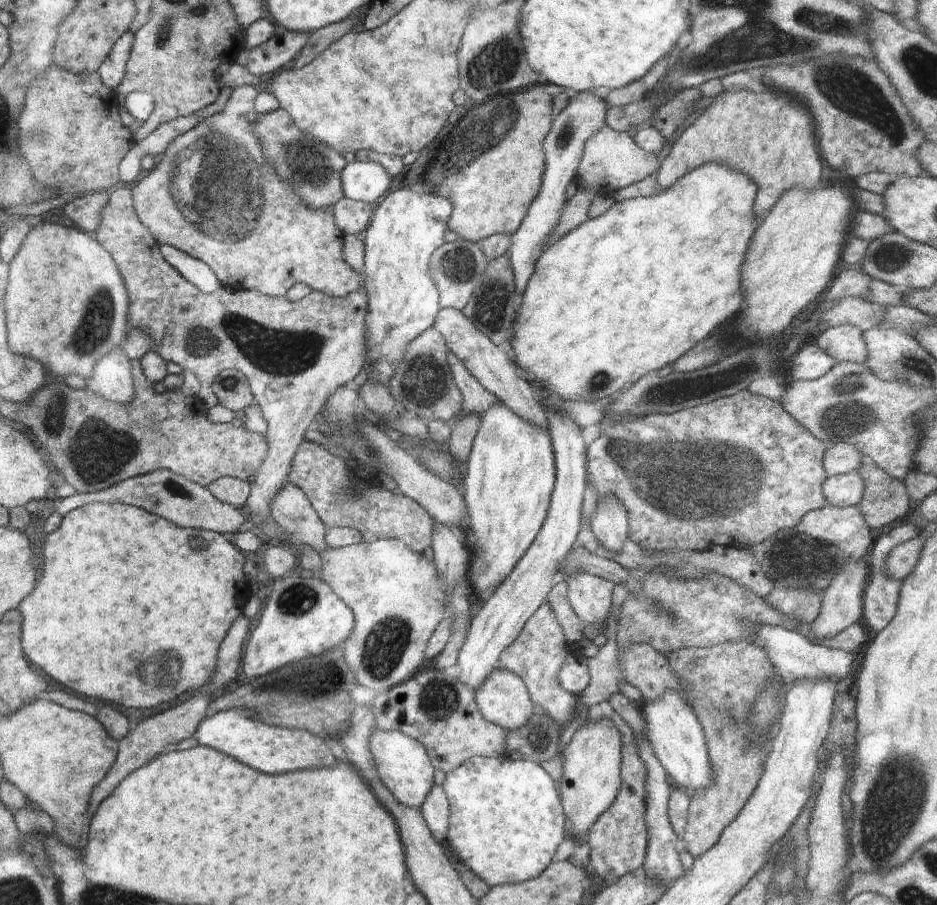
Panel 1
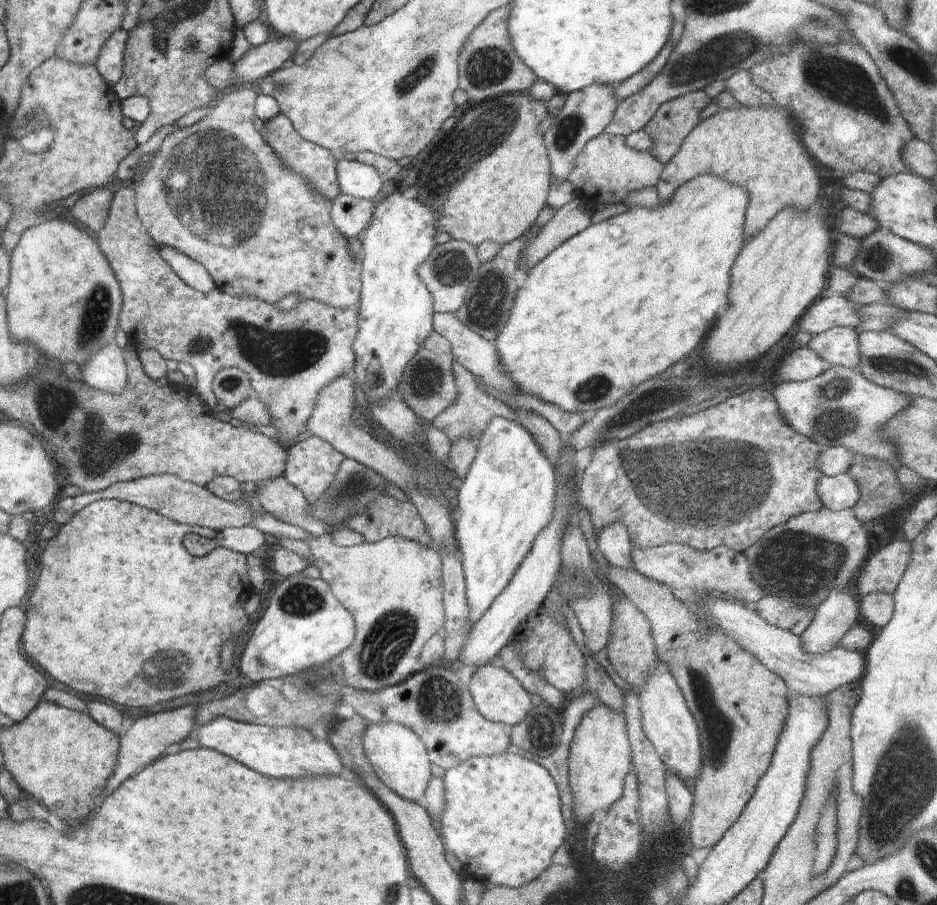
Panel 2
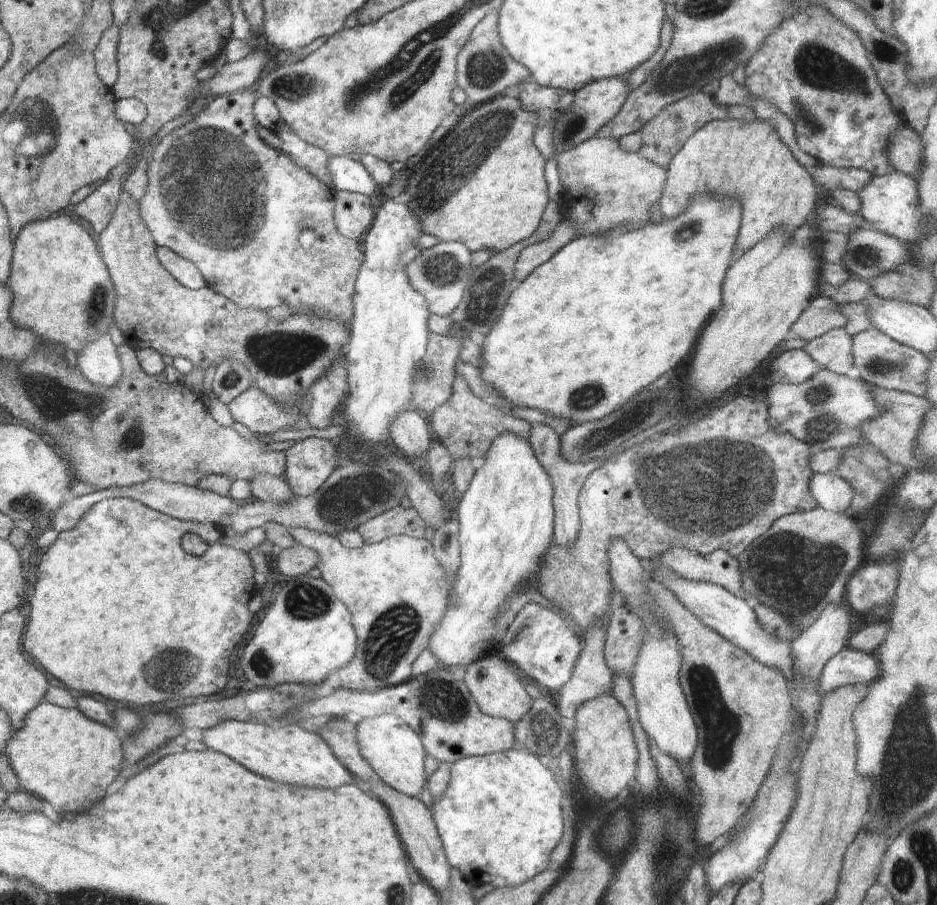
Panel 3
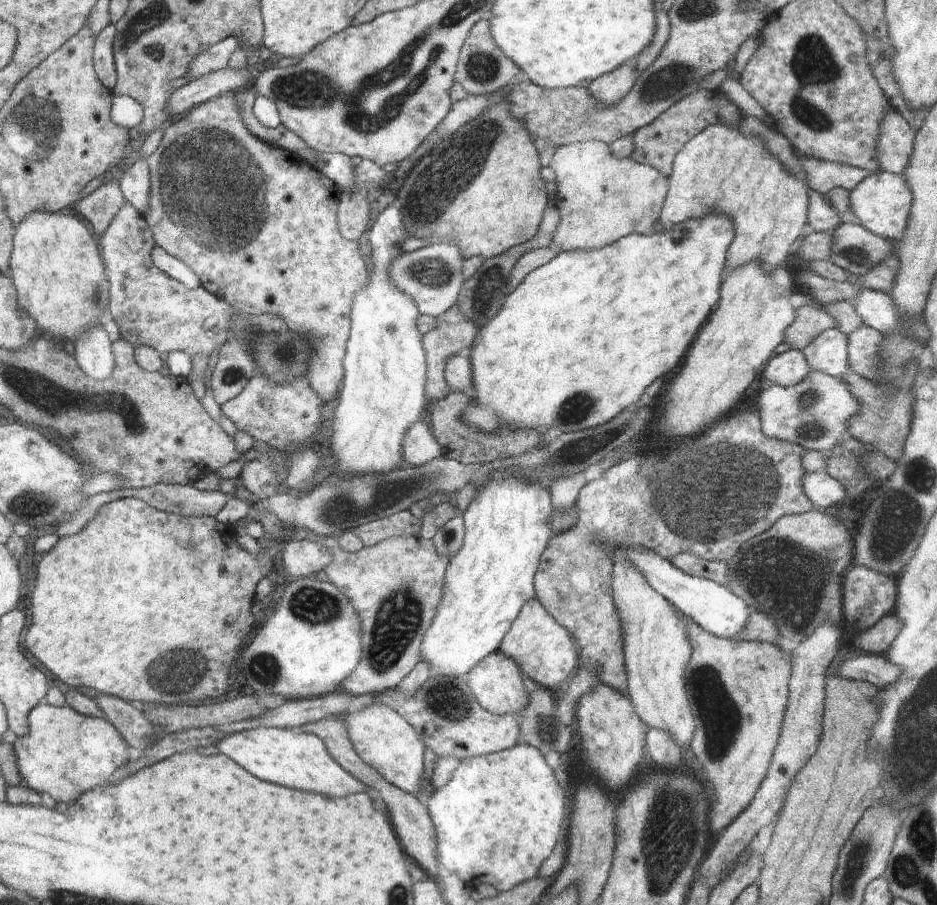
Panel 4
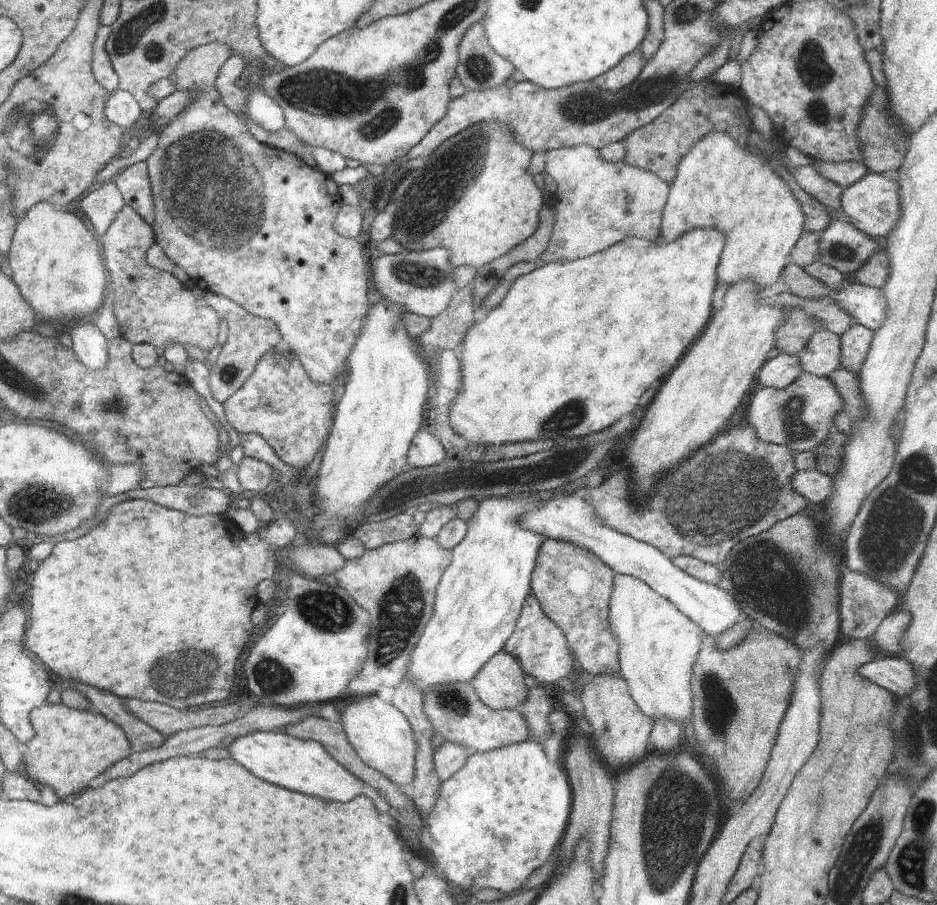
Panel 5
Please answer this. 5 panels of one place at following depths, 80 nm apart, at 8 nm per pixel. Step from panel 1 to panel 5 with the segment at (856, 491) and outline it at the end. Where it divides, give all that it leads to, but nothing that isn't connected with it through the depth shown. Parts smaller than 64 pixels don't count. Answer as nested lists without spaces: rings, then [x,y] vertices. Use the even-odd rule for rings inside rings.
[[[812,468],[810,471],[797,471],[794,474],[793,486],[810,504],[824,504],[832,494],[834,482],[831,476]]]

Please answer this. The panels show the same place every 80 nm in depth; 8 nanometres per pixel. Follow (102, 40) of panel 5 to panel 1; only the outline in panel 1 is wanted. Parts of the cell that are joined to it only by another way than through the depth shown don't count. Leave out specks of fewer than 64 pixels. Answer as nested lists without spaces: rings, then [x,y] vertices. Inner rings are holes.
[[[124,32],[112,45],[106,58],[98,68],[98,74],[108,88],[116,88],[122,82],[126,62],[134,40],[134,33]]]

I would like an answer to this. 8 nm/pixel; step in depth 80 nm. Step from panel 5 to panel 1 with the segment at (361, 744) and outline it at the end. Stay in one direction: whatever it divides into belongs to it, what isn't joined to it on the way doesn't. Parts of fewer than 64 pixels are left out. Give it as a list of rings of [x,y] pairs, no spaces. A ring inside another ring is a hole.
[[[378,728],[372,731],[369,744],[377,765],[377,772],[385,787],[389,788],[403,805],[420,809],[432,790],[432,782],[434,782],[432,758],[428,758],[425,745],[406,733],[397,730],[383,731]]]

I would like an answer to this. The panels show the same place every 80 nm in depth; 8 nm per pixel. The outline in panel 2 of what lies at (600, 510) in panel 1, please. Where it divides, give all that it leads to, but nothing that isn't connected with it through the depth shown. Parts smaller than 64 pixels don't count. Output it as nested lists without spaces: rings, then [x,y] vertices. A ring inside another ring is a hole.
[[[614,523],[596,533],[598,548],[609,562],[610,567],[634,570],[633,552],[630,552],[630,542],[626,527],[622,523]]]

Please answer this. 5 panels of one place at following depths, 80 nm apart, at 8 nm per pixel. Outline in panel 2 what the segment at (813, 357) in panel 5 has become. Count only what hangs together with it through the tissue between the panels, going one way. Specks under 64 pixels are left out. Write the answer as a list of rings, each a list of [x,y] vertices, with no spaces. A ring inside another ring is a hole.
[[[834,327],[815,335],[809,347],[835,367],[856,369],[859,363],[858,335],[853,328]]]

